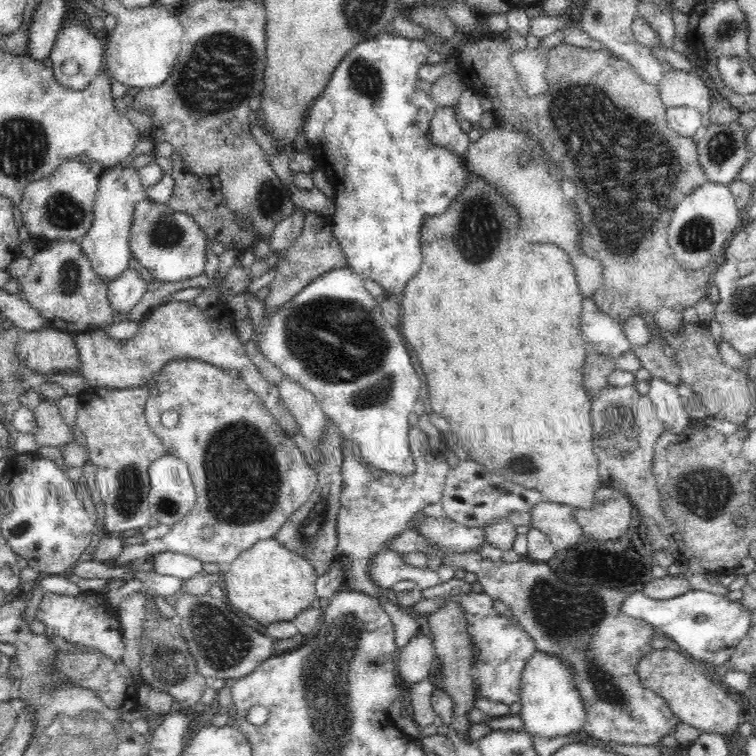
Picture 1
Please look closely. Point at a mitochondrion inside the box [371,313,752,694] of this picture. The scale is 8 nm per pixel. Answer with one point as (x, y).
(704, 493)

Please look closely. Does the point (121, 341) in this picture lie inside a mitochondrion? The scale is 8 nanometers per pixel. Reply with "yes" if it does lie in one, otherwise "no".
no

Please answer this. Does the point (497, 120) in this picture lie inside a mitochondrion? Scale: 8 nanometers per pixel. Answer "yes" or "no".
no

